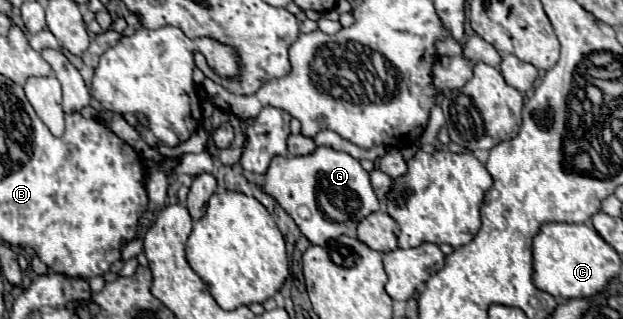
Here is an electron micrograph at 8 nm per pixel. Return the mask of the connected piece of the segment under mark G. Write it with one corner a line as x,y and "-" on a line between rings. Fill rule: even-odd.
316,147
314,153
300,157
274,157
260,187
280,203
302,235
314,245
324,245
328,239
340,235
354,235
356,225
366,215
380,209
370,177
360,167
358,159
330,147

